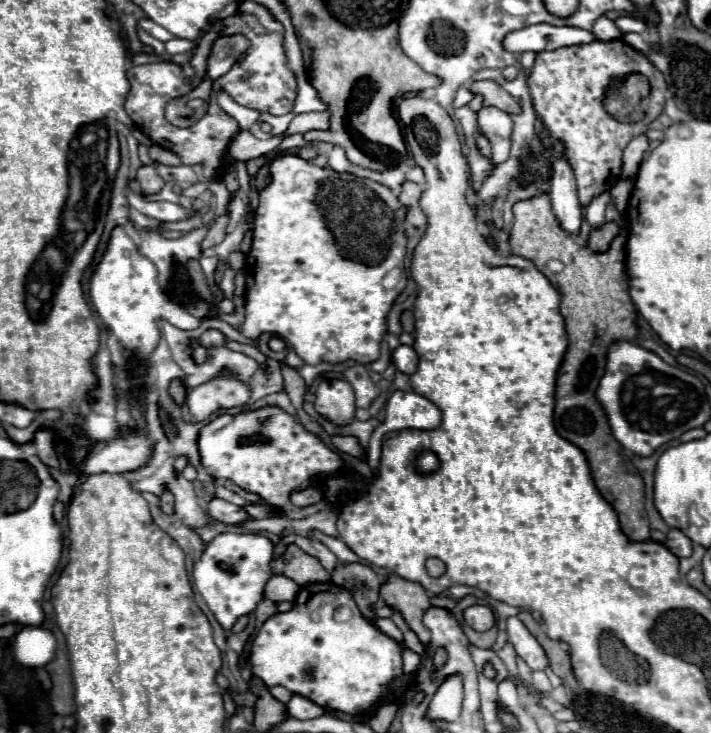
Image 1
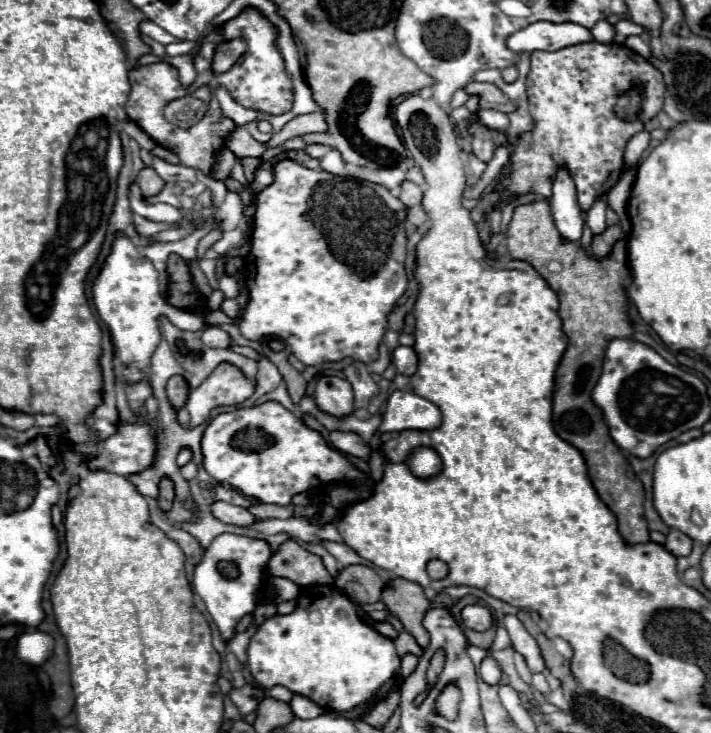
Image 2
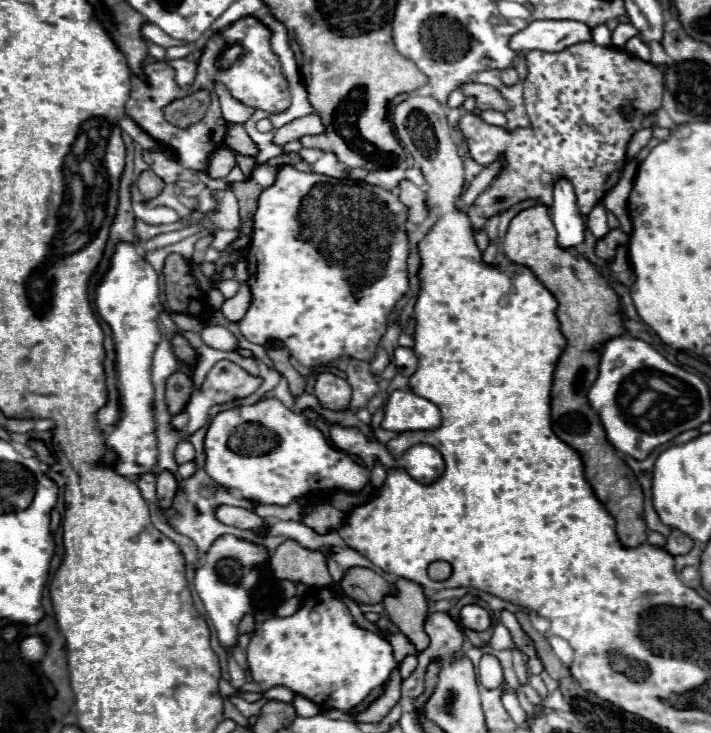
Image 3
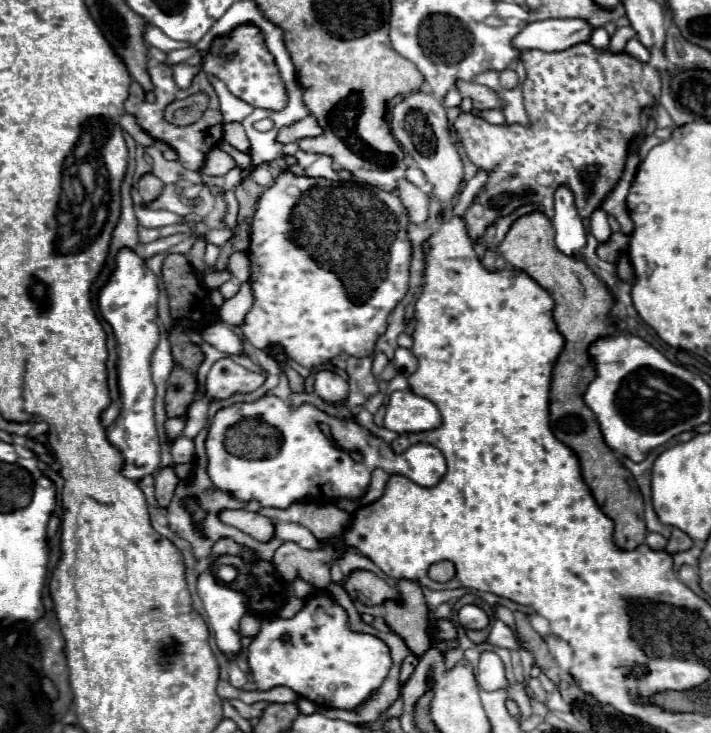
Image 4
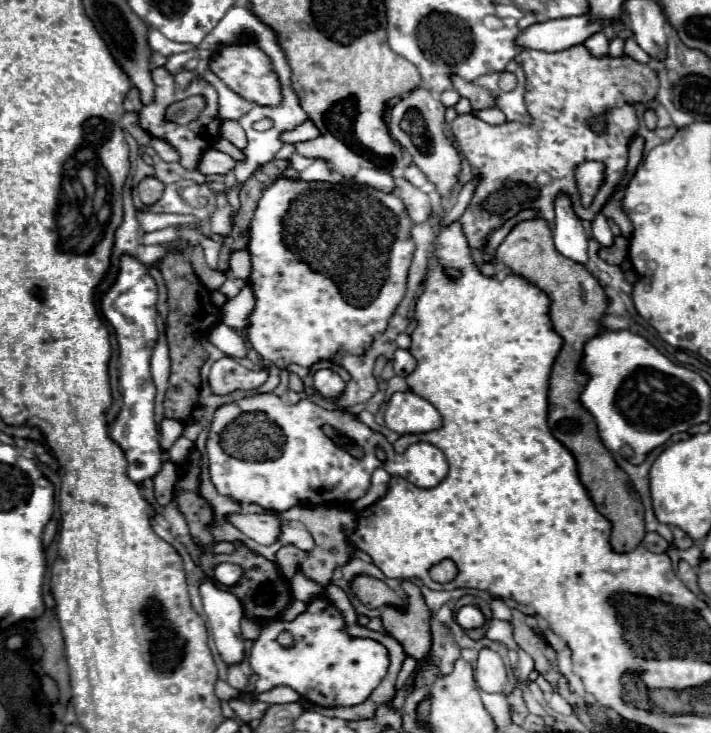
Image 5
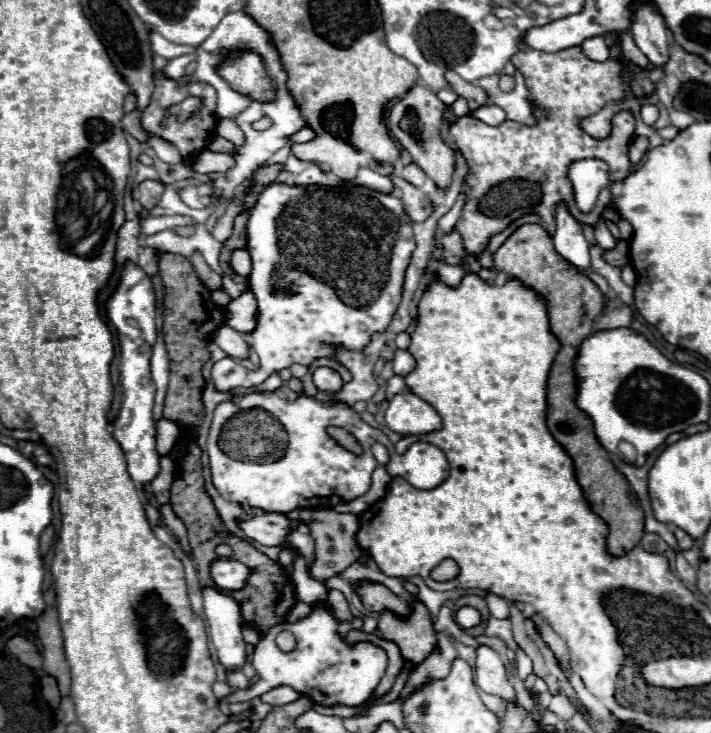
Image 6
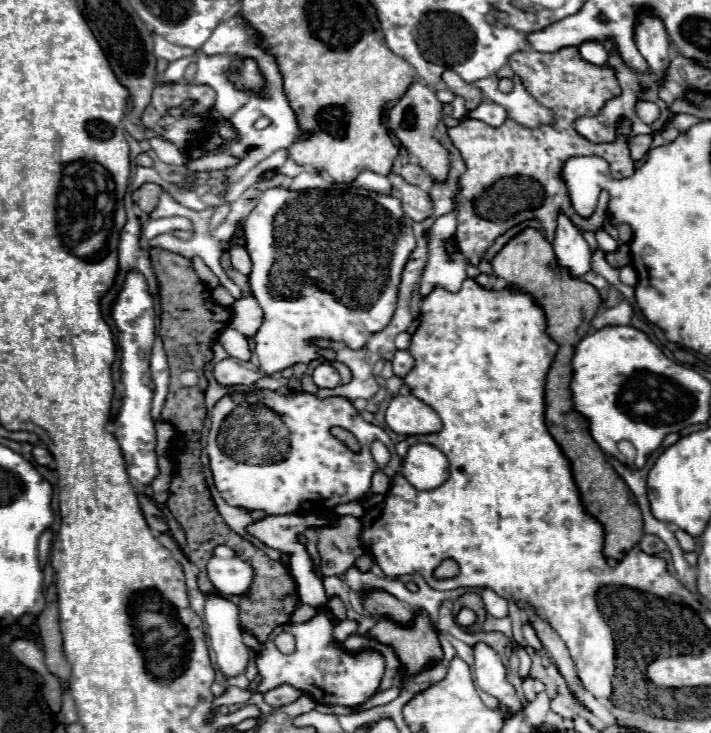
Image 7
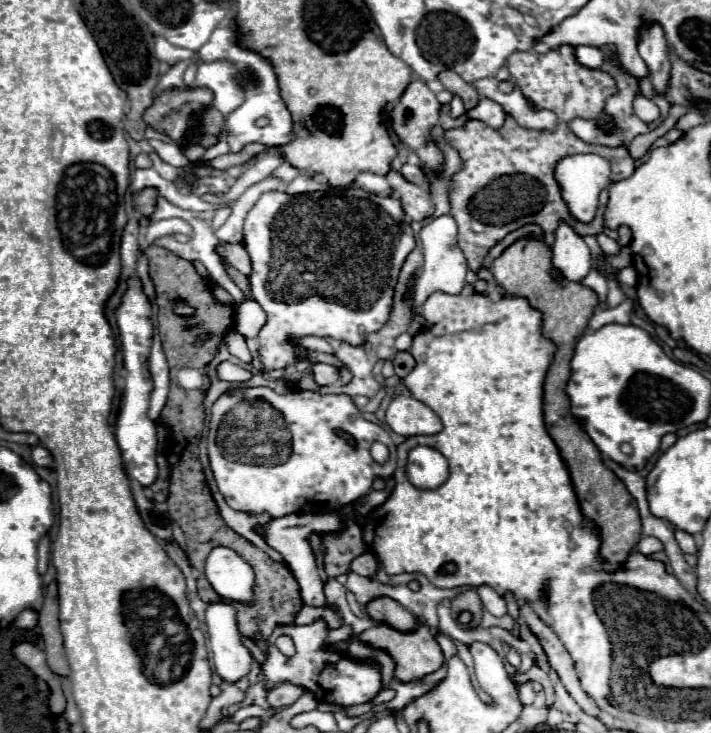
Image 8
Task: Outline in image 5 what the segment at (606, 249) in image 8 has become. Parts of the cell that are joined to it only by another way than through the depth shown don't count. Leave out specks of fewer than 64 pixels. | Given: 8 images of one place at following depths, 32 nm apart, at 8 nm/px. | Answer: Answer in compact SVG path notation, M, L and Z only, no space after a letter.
M598 214L592 222L592 232L594 232L594 240L602 246L602 248L608 248L614 244L614 236L606 224L606 218L602 214Z

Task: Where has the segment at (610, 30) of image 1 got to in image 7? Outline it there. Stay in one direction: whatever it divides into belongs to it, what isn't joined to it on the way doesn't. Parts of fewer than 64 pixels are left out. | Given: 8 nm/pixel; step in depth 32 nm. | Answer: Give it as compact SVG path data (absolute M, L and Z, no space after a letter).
M586 42L578 48L578 52L584 62L594 64L594 66L602 66L608 60L608 54L600 42Z

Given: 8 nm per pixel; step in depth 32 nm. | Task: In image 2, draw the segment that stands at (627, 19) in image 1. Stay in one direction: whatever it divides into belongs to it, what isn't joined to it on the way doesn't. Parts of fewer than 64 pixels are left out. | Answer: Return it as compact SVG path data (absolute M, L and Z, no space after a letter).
M620 20L616 24L616 36L614 36L614 42L616 44L624 44L624 40L632 34L642 34L642 28L636 26L632 20Z

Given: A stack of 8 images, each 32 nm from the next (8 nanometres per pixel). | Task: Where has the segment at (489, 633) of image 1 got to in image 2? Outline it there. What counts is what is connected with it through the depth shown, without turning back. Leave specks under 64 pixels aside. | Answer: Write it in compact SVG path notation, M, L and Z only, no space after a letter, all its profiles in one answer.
M464 630L468 642L472 646L478 646L478 648L490 648L492 640L494 640L494 632L496 630L486 630L486 632L474 632L474 630Z

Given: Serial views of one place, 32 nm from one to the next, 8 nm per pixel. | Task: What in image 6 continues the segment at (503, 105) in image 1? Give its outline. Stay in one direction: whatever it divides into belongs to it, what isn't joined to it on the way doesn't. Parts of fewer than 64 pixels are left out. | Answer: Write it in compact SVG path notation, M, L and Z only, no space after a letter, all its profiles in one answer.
M446 72L444 78L448 80L450 88L452 88L458 96L462 96L462 98L468 100L470 110L476 110L476 108L480 108L480 106L484 106L484 104L488 102L488 96L486 96L486 92L484 92L480 86L474 86L474 84L462 80L460 76L456 76L456 72Z

